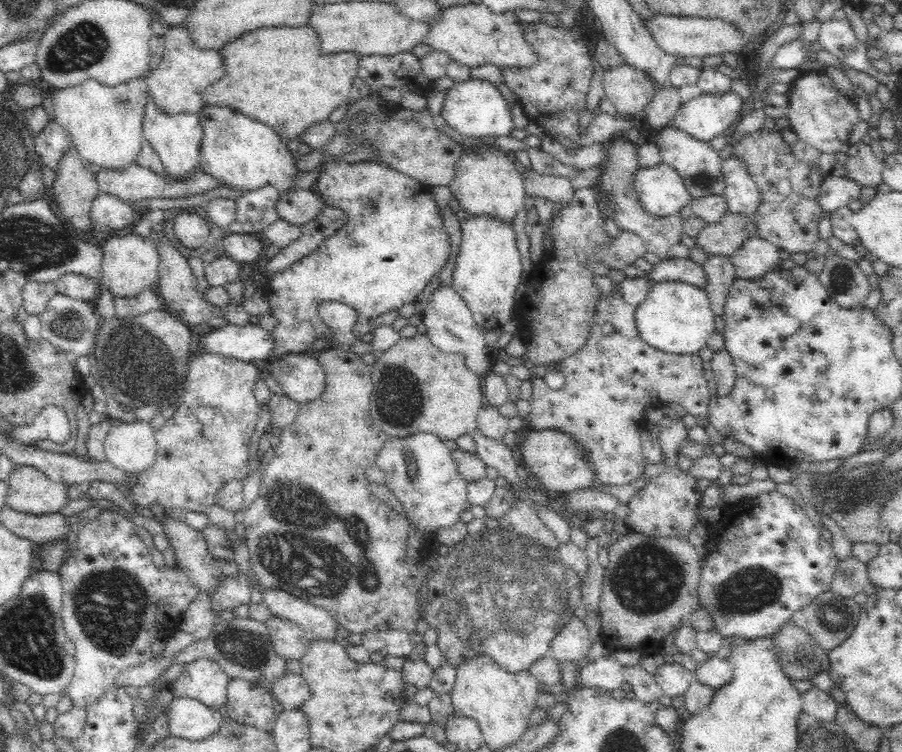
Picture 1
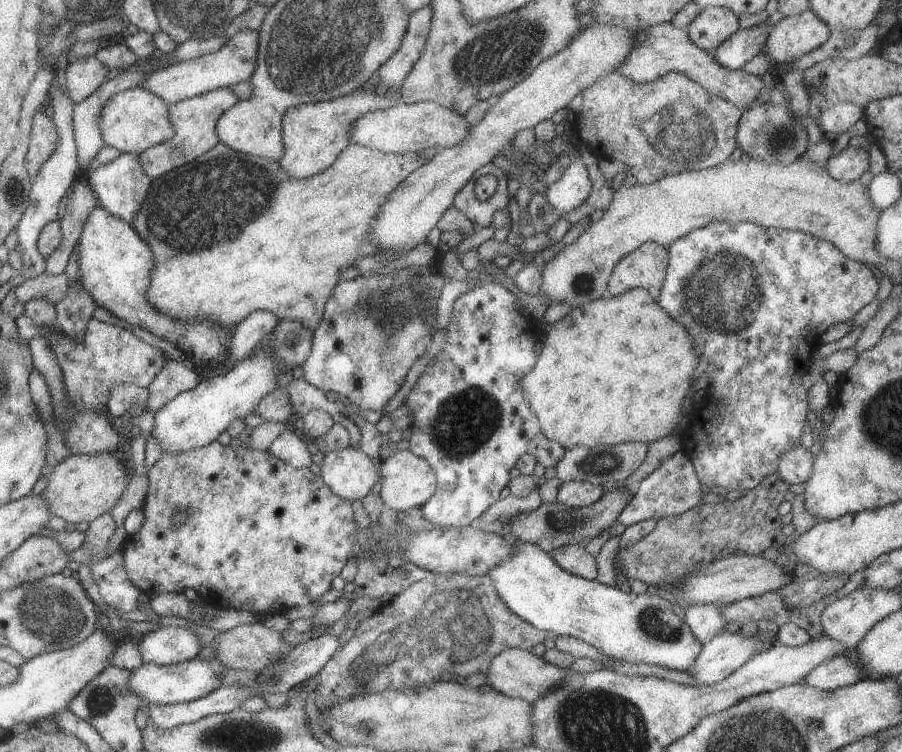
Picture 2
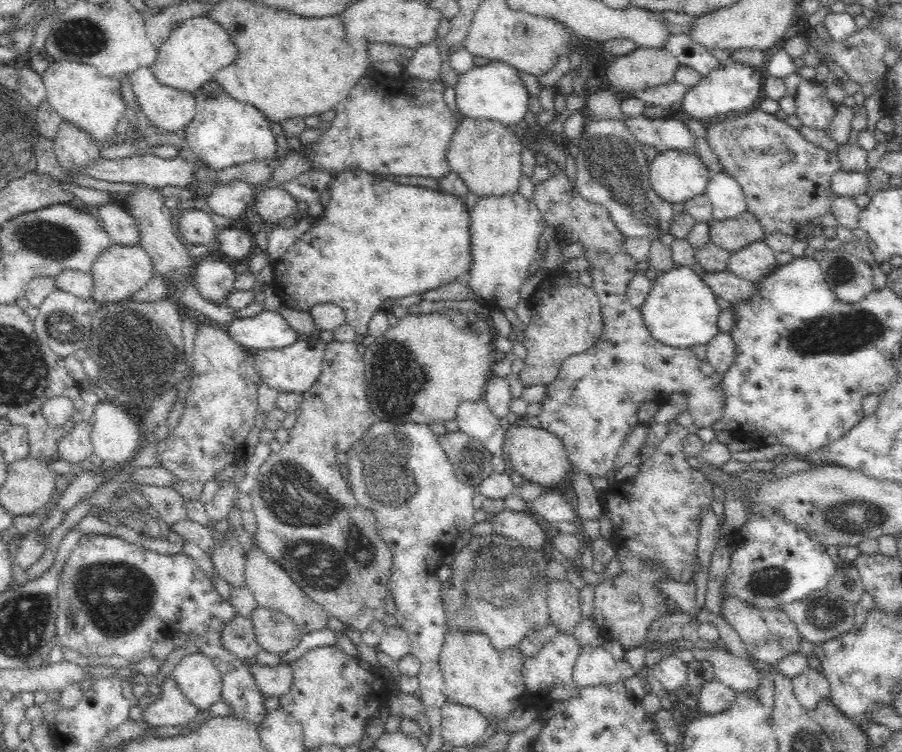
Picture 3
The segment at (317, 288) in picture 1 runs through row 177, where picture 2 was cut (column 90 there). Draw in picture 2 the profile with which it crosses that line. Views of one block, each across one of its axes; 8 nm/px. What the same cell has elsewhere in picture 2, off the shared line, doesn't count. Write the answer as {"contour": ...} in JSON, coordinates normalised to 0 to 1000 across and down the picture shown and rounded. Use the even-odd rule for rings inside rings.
{"contour":[[[105,423],[98,426],[95,441],[86,449],[75,447],[69,440],[58,441],[51,448],[70,492],[74,528],[89,548],[119,548],[122,519],[126,513],[150,509],[163,515],[184,484],[185,471],[177,461],[167,460],[143,439],[111,428]]]}

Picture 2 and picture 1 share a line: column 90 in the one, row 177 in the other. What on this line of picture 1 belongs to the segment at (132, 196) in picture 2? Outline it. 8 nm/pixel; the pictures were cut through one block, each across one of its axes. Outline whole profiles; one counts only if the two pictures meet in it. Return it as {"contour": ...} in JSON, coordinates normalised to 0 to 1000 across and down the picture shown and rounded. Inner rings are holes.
{"contour":[[[167,128],[162,130],[160,157],[157,157],[159,186],[163,186],[166,194],[177,209],[185,234],[191,239],[208,237],[215,226],[223,225],[222,221],[222,189],[226,174],[222,165],[220,152],[182,152],[170,134]]]}

